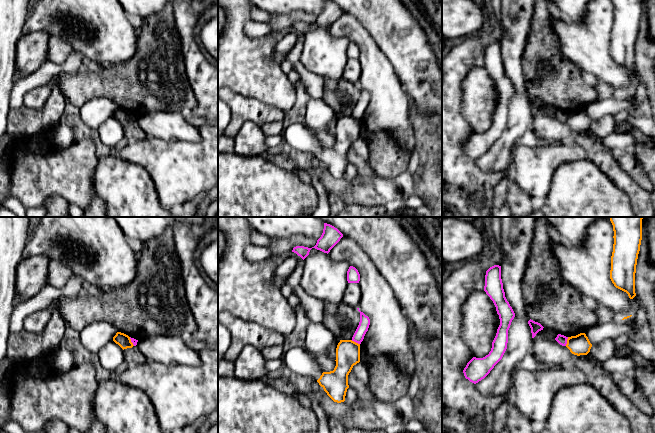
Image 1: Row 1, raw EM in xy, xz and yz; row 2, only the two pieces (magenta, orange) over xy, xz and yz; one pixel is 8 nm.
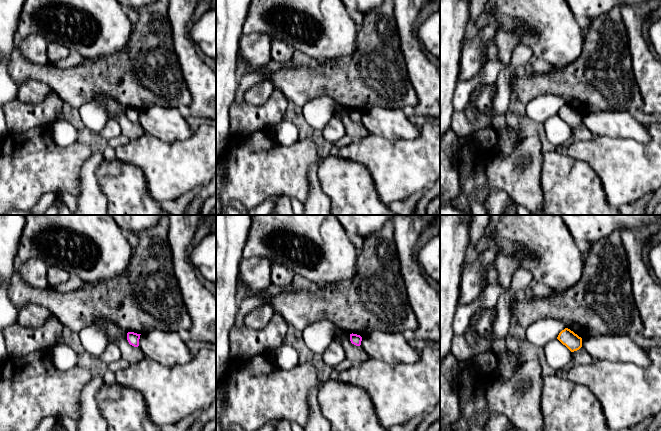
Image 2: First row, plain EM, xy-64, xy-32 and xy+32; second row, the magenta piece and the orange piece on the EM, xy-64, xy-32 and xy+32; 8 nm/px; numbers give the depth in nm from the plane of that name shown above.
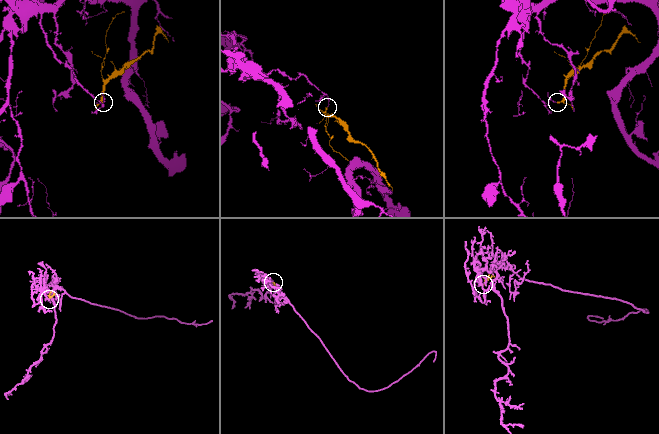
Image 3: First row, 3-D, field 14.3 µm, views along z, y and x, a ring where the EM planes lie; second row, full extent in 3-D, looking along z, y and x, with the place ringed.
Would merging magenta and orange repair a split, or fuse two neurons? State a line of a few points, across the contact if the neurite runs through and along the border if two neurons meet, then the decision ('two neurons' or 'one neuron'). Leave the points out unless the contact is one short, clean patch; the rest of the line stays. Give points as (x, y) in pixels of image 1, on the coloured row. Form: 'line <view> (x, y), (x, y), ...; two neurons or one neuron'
line yz (568, 337), (565, 345); two neurons

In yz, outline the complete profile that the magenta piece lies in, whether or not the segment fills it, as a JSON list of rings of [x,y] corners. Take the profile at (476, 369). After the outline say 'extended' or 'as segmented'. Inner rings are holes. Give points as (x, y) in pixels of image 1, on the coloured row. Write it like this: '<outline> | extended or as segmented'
[[[494,265],[486,271],[484,291],[496,307],[500,325],[489,354],[483,358],[473,357],[463,370],[465,378],[474,384],[484,379],[502,359],[507,349],[508,330],[515,317],[515,313],[505,297],[501,279],[501,266]]] | as segmented

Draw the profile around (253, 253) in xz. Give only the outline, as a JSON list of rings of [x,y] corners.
[[[252,243],[248,244],[244,250],[244,255],[250,262],[258,262],[270,256],[270,251],[267,247],[256,246]]]

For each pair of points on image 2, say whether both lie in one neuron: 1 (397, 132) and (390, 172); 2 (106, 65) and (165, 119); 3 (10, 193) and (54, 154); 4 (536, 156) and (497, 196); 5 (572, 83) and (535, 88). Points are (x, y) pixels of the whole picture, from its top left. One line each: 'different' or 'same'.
1: different
2: different
3: same
4: different
5: same

